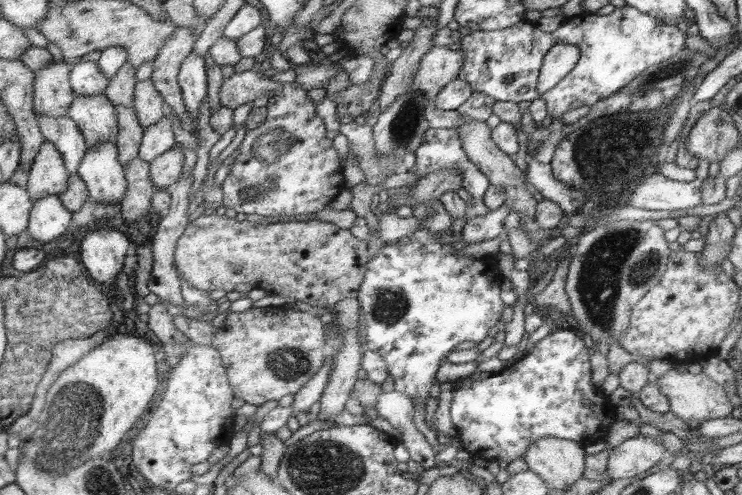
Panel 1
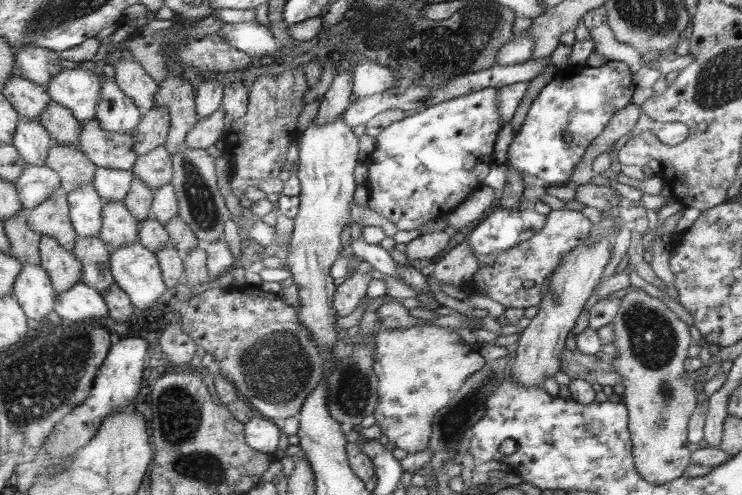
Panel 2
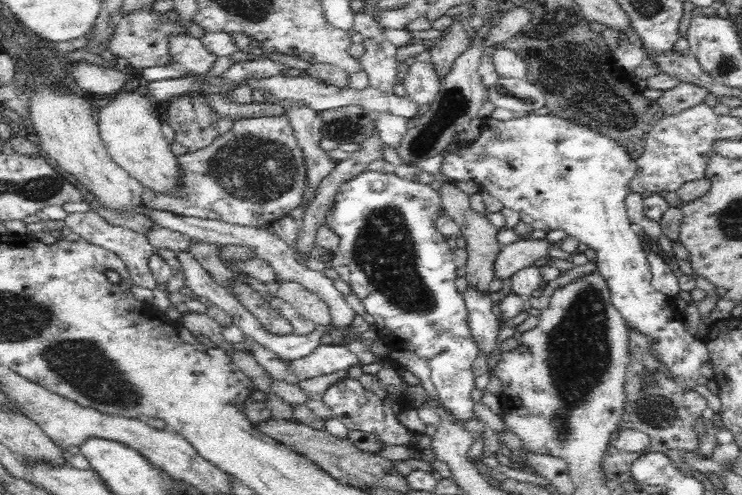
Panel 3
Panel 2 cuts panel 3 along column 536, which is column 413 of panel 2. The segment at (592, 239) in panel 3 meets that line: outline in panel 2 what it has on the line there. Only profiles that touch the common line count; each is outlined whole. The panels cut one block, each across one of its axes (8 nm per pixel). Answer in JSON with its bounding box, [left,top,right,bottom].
[364,87,500,231]

